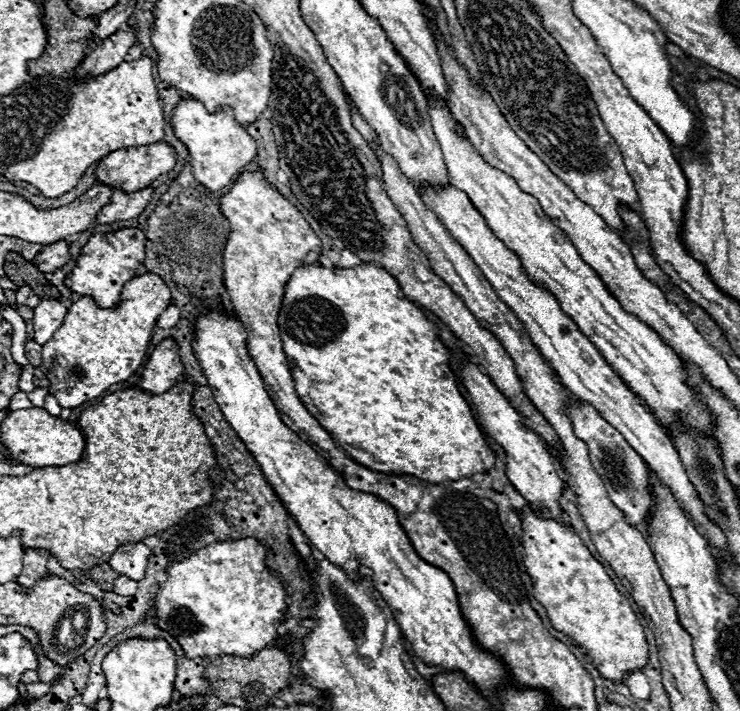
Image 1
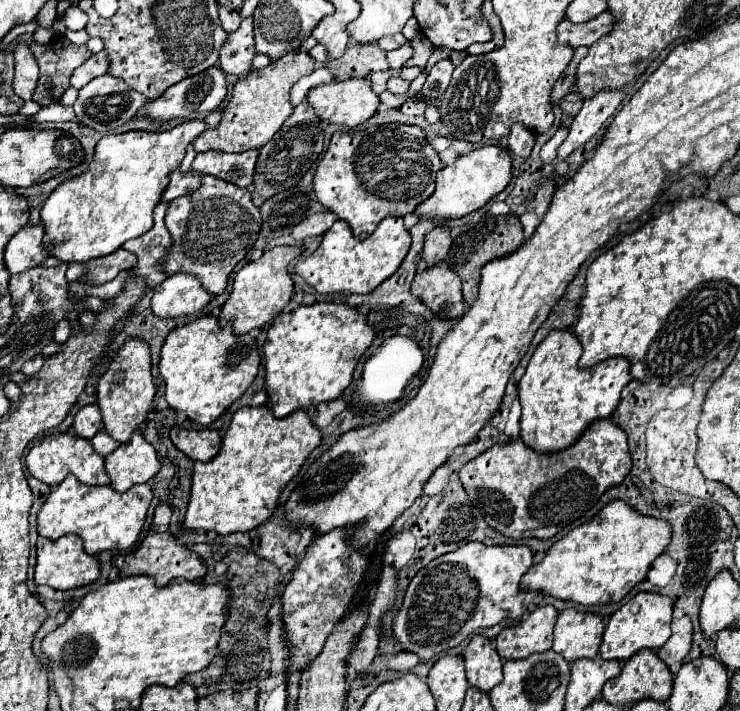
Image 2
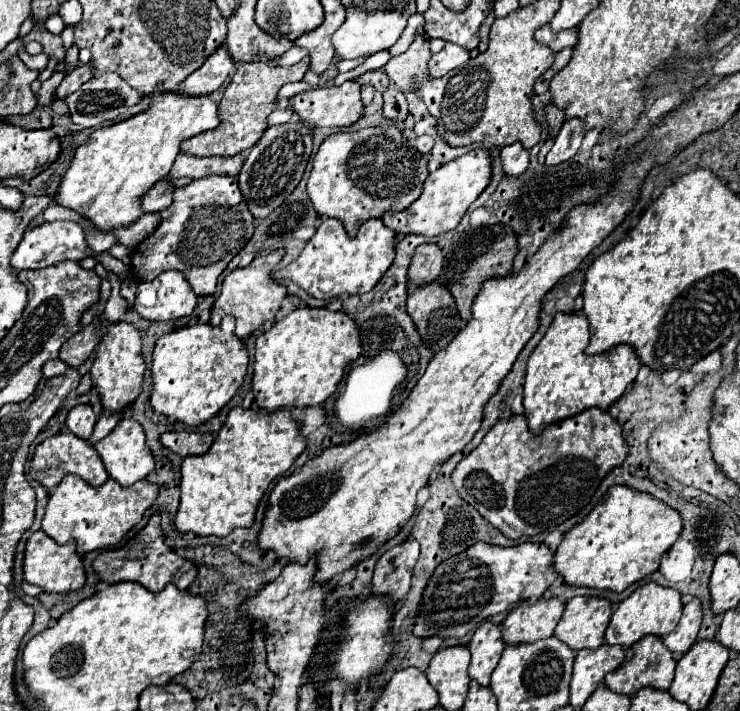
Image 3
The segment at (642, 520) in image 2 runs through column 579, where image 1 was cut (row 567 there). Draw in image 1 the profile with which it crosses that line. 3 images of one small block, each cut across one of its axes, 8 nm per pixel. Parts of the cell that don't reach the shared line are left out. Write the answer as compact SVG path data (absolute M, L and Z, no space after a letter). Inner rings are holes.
M530 506L528 512L522 514L522 530L524 530L524 564L526 570L534 582L534 596L536 600L546 608L548 618L556 630L562 634L568 634L572 640L576 640L586 654L594 660L594 666L600 670L600 676L612 682L624 682L624 674L640 672L648 664L648 642L646 634L630 608L630 602L616 590L614 580L606 574L604 566L588 552L588 548L582 544L578 534L574 534L572 528L542 518L538 512L534 512Z

